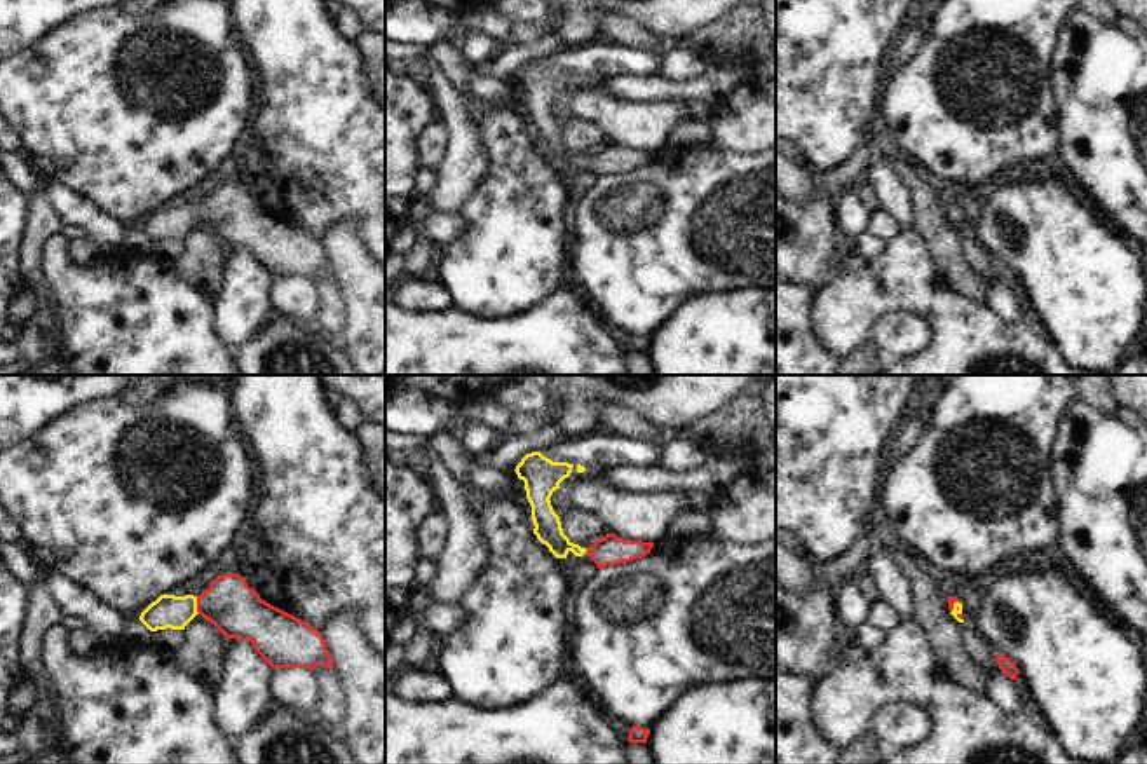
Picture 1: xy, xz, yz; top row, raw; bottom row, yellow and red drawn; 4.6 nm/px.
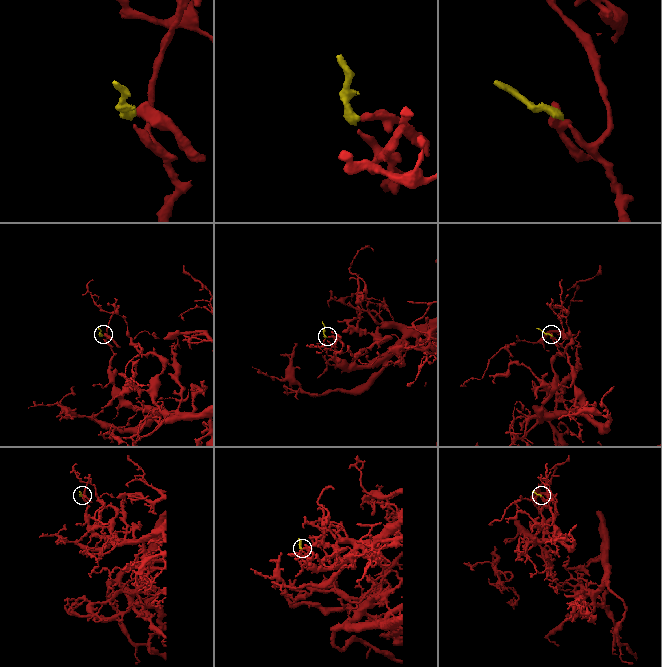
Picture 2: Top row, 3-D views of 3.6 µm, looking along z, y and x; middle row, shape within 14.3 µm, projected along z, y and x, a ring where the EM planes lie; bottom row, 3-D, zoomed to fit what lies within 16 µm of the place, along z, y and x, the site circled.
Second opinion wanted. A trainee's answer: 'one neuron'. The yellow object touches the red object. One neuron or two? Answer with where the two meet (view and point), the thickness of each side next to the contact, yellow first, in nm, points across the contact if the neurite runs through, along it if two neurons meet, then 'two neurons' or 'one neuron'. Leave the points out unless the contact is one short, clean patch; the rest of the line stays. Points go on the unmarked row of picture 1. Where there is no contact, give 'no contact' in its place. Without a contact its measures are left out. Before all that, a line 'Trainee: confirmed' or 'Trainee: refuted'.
Trainee: confirmed
xy (196, 215) | 160/240 nm | across xy (168, 220), (196, 215), (232, 215), (237, 220) | one neuron

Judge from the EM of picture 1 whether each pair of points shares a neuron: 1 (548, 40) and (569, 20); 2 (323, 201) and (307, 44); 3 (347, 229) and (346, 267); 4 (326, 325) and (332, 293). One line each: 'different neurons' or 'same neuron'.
1: different neurons
2: same neuron
3: same neuron
4: same neuron

